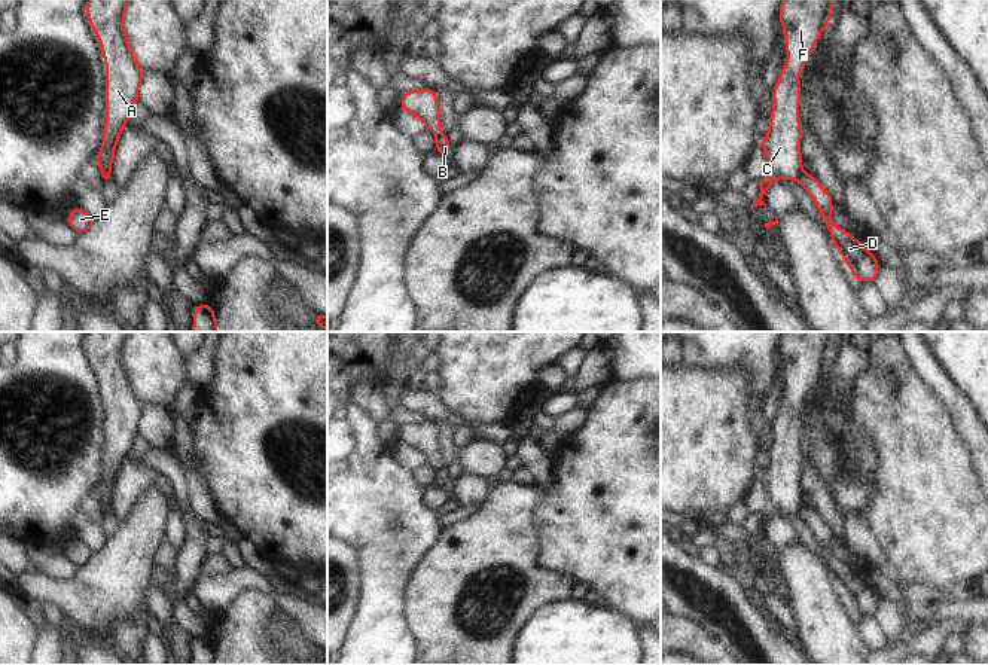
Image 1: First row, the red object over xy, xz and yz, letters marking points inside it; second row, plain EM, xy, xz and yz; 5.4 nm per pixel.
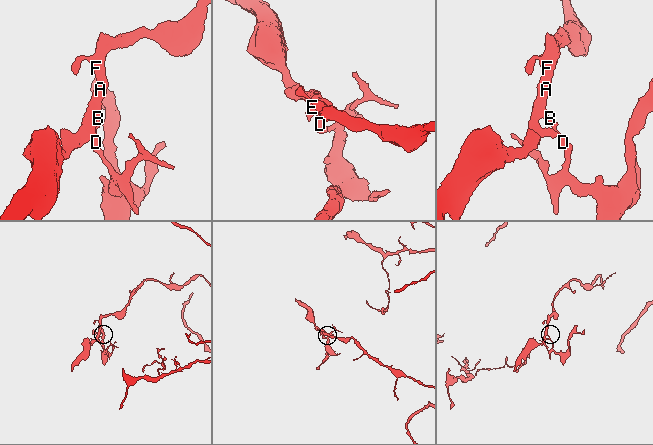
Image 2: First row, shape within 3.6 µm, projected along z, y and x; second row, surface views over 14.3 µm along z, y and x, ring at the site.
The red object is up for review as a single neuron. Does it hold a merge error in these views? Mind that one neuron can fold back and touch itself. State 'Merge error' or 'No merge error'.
Merge error

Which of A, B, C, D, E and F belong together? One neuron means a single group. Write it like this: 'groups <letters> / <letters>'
groups A C E F / B D

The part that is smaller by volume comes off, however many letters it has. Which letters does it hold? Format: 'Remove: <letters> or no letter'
Remove: B, D

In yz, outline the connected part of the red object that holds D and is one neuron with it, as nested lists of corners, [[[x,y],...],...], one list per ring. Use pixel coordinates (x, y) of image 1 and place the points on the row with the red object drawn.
[[[801,173],[796,181],[811,195],[823,222],[826,223],[832,241],[847,262],[856,281],[876,283],[876,274],[879,269],[879,260],[869,253],[864,245],[857,241],[848,231],[836,226],[830,217],[832,213],[832,195],[818,183],[818,180],[806,173]]]

